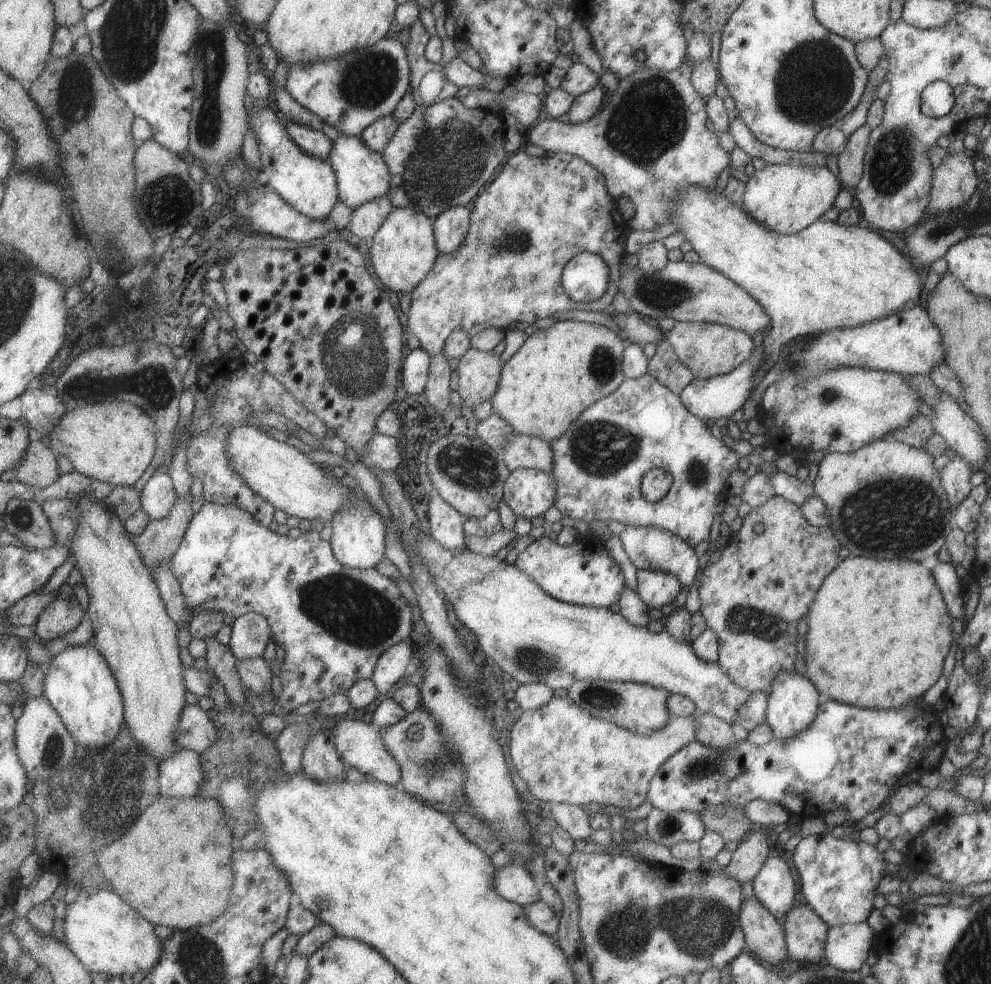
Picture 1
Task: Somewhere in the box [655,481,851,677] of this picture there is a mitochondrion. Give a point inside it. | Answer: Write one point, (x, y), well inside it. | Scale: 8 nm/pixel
(742, 620)

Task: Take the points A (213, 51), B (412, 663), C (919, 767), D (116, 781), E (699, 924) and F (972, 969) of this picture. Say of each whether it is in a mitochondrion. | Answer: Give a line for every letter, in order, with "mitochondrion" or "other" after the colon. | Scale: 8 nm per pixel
A: mitochondrion
B: other
C: other
D: mitochondrion
E: mitochondrion
F: mitochondrion

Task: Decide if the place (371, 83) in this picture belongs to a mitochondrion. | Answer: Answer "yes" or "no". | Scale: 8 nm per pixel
yes

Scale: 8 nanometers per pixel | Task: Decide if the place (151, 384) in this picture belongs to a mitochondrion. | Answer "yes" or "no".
yes

